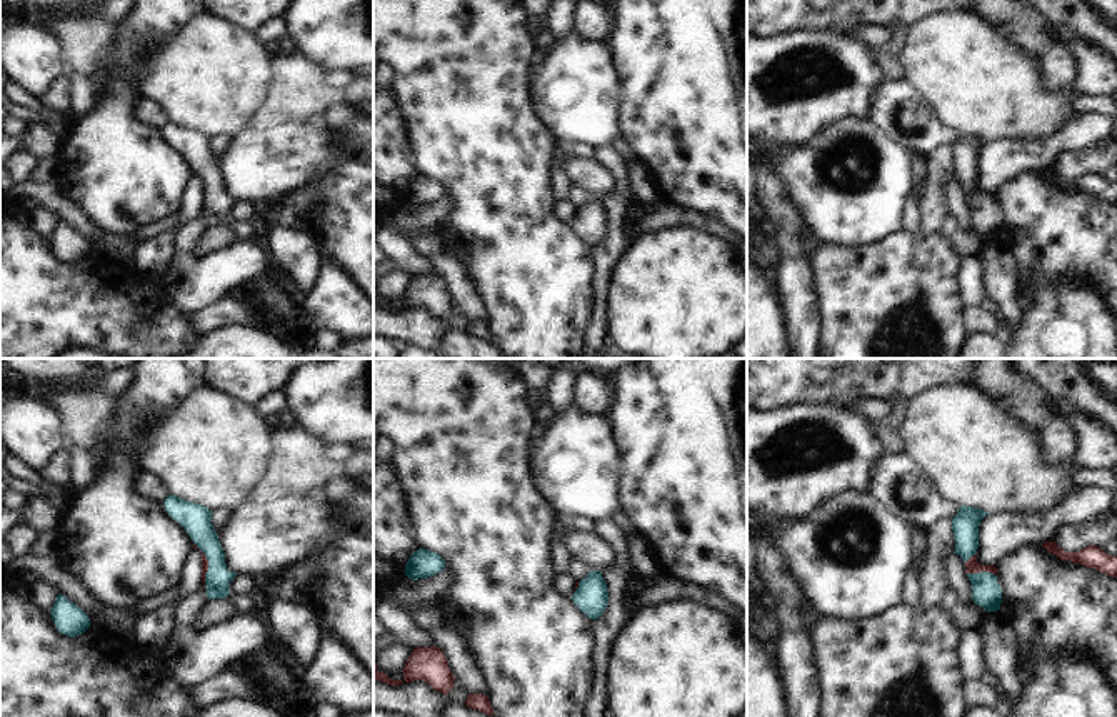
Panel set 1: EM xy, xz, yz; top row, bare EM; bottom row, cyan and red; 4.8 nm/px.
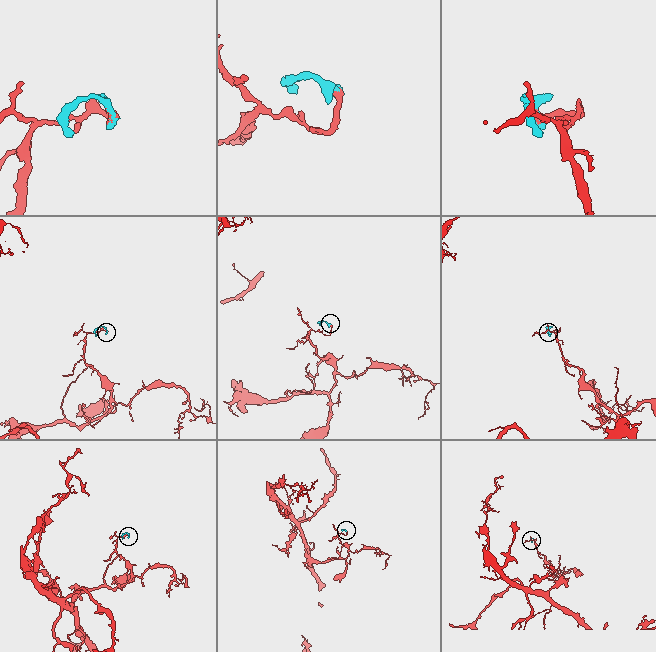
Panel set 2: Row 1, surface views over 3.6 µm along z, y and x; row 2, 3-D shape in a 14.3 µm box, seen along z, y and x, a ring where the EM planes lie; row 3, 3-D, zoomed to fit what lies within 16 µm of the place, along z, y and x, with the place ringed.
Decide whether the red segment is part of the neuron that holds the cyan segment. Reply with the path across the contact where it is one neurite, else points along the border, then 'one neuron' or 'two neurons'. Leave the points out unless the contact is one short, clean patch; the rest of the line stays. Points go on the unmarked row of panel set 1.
runs through xy (195, 145), (209, 170), (209, 189), (204, 185); one neuron

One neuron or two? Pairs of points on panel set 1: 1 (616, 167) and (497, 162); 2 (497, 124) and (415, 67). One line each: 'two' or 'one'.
1: two
2: one

